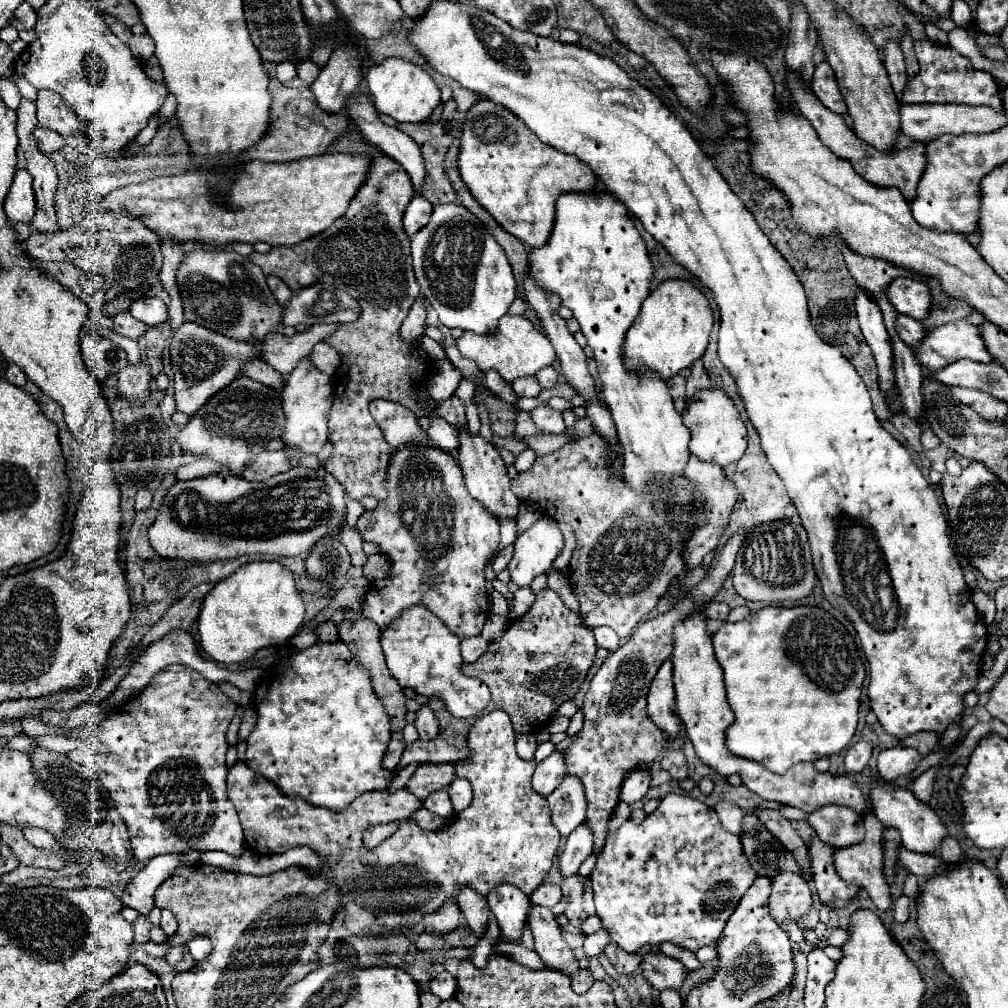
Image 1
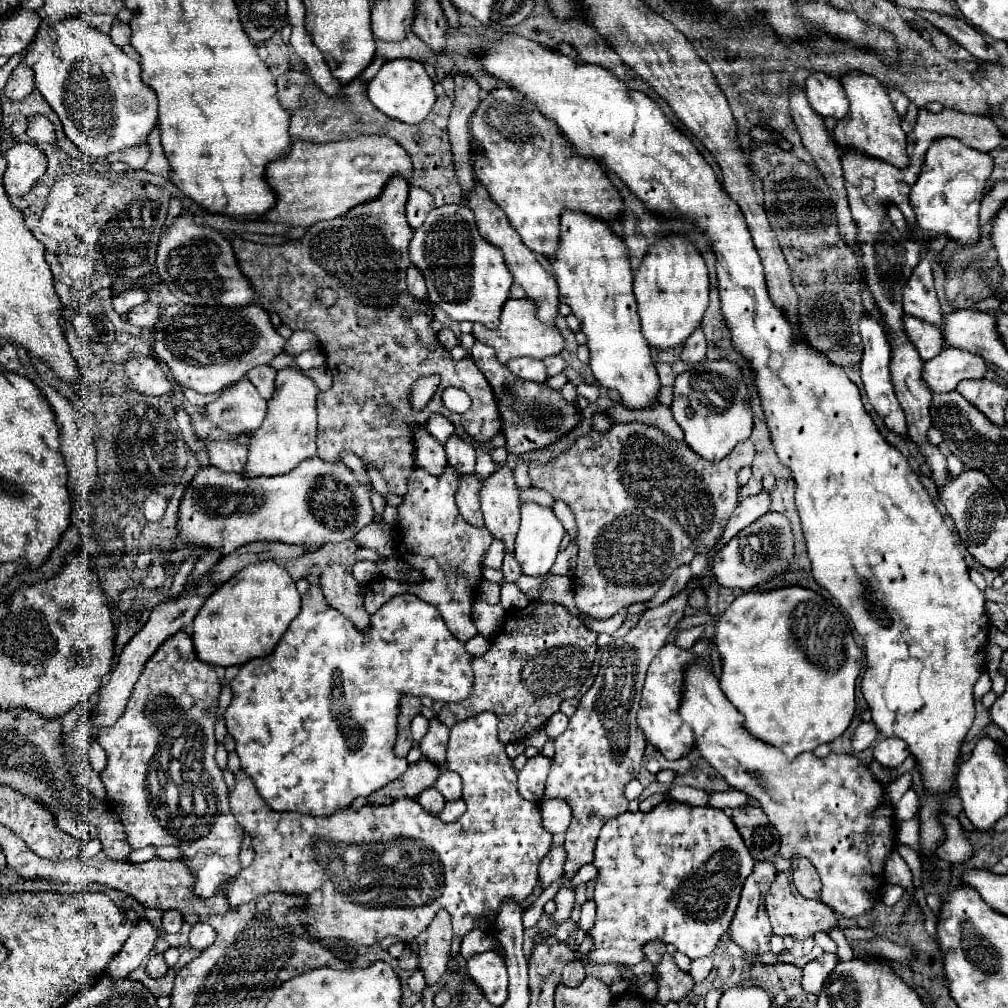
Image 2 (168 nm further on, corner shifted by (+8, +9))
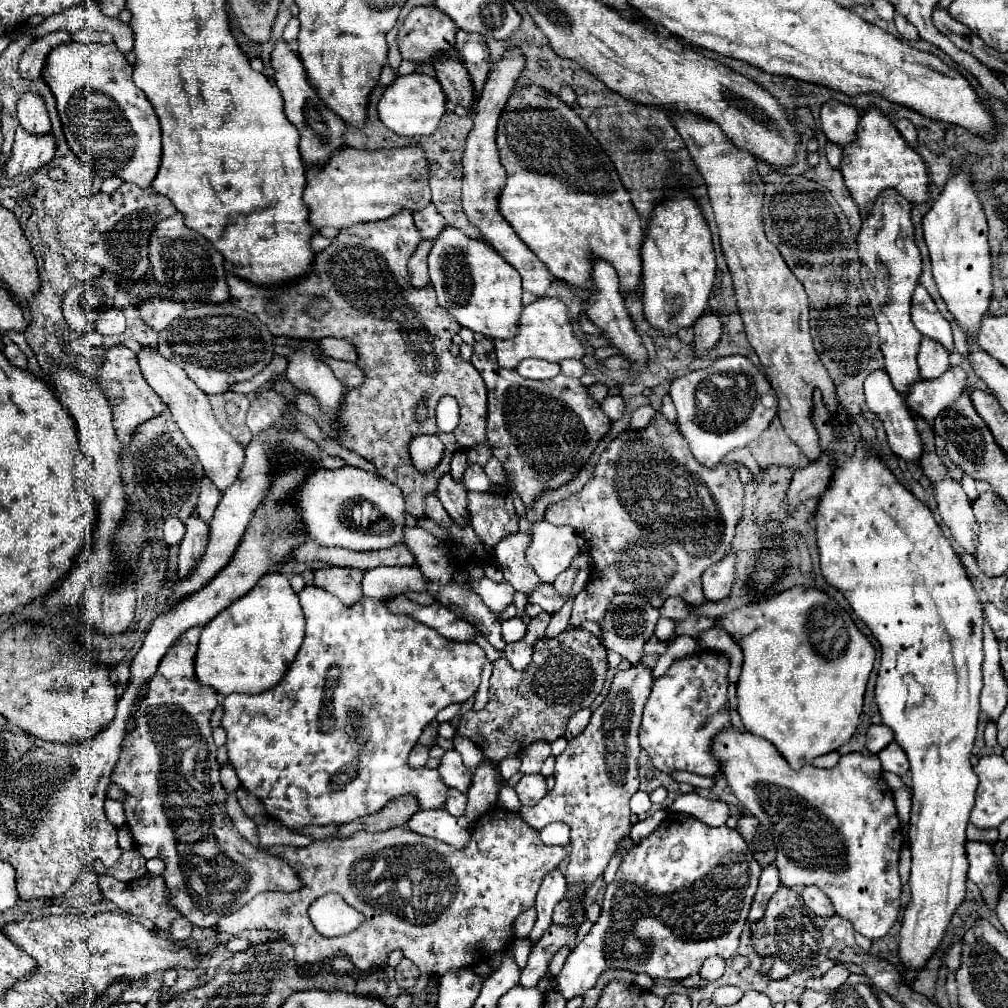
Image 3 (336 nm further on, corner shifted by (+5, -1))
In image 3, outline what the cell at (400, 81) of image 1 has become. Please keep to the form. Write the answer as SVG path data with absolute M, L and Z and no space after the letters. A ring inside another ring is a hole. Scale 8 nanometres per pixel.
M410 73L410 75L396 75L392 85L388 85L382 93L378 103L380 121L394 133L404 137L416 135L432 135L438 127L440 117L446 113L446 97L440 83L424 73Z

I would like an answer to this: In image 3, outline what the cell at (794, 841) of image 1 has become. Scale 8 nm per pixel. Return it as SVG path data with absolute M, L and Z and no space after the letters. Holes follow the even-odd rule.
M816 885L804 887L804 889L802 889L802 899L804 899L804 903L806 903L816 915L820 915L820 917L830 917L830 915L834 915L832 903L828 901L828 897L826 897L820 889L816 889Z

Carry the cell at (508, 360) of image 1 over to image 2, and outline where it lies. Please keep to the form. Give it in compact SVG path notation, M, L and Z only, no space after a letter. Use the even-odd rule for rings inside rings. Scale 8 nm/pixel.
M507 299L503 313L501 313L501 323L497 329L487 329L481 323L473 325L473 337L489 347L493 347L497 351L497 359L501 363L507 363L509 359L515 357L535 357L535 359L545 359L549 355L559 355L563 351L563 337L561 331L551 325L551 323L543 323L537 319L535 315L537 307L531 299Z

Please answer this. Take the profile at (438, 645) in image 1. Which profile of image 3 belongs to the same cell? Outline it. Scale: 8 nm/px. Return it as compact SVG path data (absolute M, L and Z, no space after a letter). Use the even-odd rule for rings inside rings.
M306 585L304 591L300 593L300 605L302 605L302 611L306 617L306 637L304 637L304 643L302 643L296 659L292 661L290 669L286 669L280 683L264 693L256 693L256 695L232 693L224 699L222 727L228 733L228 741L226 741L228 761L234 765L240 783L252 795L256 795L264 803L264 807L268 807L268 811L274 813L274 817L278 817L278 821L282 821L282 825L286 825L290 829L302 829L308 825L350 823L358 817L380 811L390 799L396 799L396 797L408 795L408 793L412 793L418 799L422 809L442 807L446 801L448 787L442 783L442 779L436 771L412 769L408 765L408 753L410 753L412 745L418 741L422 729L436 717L436 713L440 709L444 709L452 703L464 703L476 695L478 685L480 685L480 671L482 671L482 665L486 663L486 655L484 655L482 647L476 643L450 641L450 639L442 637L440 633L436 633L432 627L428 627L408 615L392 615L386 609L384 601L380 601L380 599L362 597L360 603L356 603L354 607L346 607L346 605L340 605L340 601L334 595L326 593L324 589L320 589L316 585Z

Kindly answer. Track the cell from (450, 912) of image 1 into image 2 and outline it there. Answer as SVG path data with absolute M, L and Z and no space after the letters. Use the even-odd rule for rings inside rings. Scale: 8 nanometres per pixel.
M439 911L433 923L427 927L425 933L417 937L417 955L419 955L419 971L425 975L427 985L439 983L441 975L447 969L449 949L451 949L451 919L447 911Z

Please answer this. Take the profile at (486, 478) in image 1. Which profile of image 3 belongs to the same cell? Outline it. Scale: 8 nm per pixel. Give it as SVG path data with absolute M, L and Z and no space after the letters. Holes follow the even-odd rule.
M516 531L504 537L496 547L494 547L494 561L504 573L504 579L522 593L530 593L536 585L540 585L538 575L534 569L526 563L524 559L524 549L528 547L530 535Z

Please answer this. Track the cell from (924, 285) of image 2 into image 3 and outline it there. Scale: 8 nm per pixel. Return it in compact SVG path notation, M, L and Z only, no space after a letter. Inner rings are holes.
M918 285L912 295L912 323L922 335L932 337L934 341L942 343L948 351L954 349L950 325L938 313L936 303L932 301L932 297L928 295L928 291L922 285Z

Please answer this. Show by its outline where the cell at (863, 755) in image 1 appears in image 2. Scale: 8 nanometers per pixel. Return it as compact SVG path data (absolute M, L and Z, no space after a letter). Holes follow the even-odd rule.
M873 721L861 723L861 725L855 729L855 733L853 733L853 749L855 749L855 751L867 749L867 747L877 739L877 735L879 735L879 729L877 729L877 725L875 725Z

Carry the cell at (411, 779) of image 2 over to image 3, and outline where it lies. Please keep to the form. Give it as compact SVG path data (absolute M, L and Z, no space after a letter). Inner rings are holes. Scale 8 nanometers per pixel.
M398 797L396 801L388 801L388 805L384 809L380 809L380 813L372 813L368 817L360 817L352 823L346 823L340 827L338 835L340 837L350 837L352 833L366 829L366 831L384 831L396 825L404 825L416 811L420 809L420 805L416 805L414 797Z

